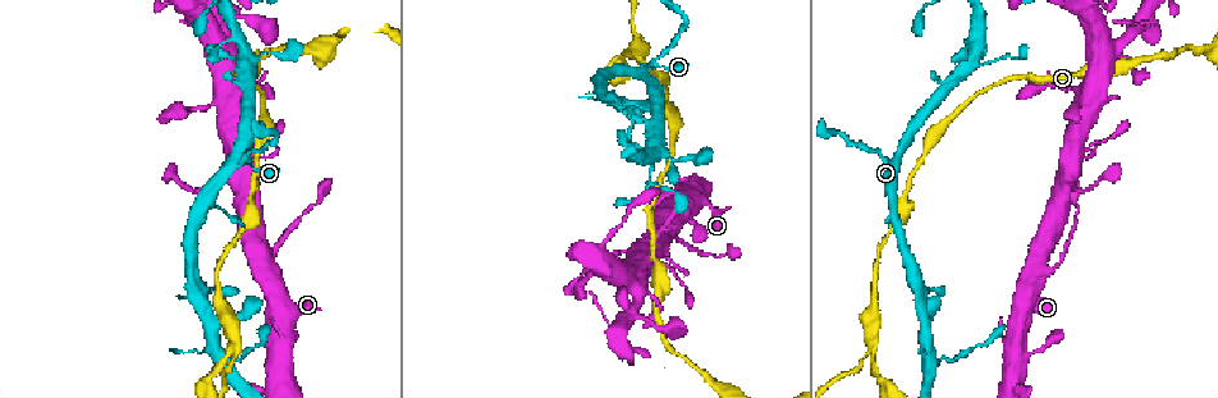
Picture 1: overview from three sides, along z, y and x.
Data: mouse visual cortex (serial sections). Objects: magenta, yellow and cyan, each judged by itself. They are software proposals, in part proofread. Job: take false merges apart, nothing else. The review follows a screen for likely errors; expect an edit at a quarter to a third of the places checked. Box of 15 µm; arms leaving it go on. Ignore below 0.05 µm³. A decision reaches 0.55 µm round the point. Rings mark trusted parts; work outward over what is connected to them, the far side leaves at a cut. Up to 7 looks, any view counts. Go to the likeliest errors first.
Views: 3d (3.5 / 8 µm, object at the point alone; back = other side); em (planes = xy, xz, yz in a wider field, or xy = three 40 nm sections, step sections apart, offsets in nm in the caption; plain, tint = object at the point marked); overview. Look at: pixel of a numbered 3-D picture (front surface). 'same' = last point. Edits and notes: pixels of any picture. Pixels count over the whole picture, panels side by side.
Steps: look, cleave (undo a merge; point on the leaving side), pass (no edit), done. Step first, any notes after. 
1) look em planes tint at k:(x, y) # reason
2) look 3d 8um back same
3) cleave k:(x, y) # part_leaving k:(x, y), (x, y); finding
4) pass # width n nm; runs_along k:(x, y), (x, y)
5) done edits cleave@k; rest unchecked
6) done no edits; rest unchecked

look 3d 3.5um at 1:(250, 155) # three arms meet

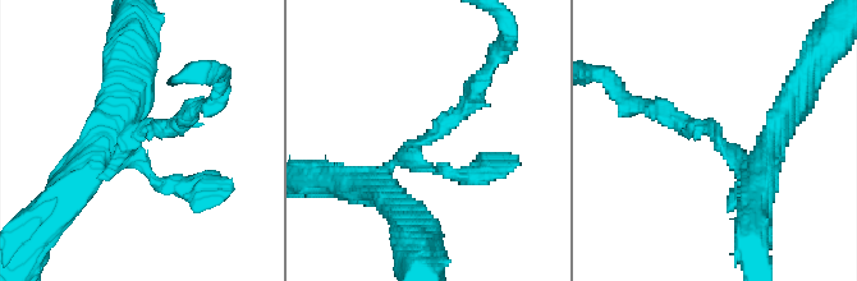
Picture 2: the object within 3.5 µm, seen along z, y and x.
look em xy step 3 tint at 2:(424, 140) # need the tissue

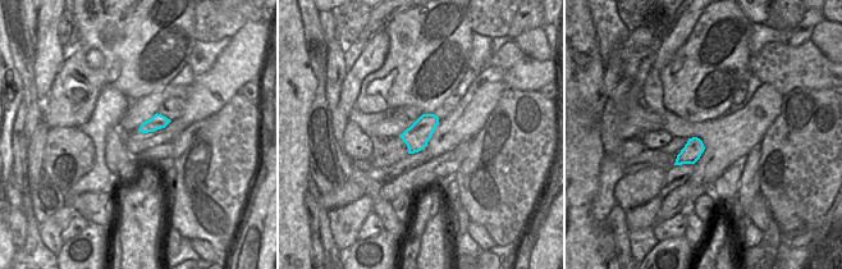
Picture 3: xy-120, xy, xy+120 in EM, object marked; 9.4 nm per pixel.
pass # arms 3; arm_widths 150, 150, 200 nm; runs_along 2:(748, 183), (711, 128), (659, 109); all the same cell

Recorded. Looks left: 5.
look 3d 3.5um at 1:(874, 349) # a fork

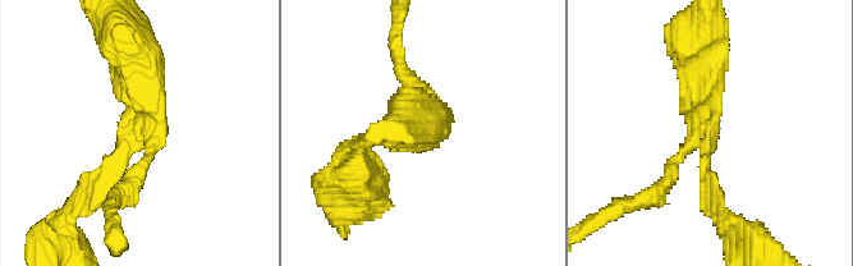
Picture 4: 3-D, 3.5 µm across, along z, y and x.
look em planes tint at 4:(701, 126) # arms 3; arm_widths 150, 200, 600 nm; shape alone is not enough

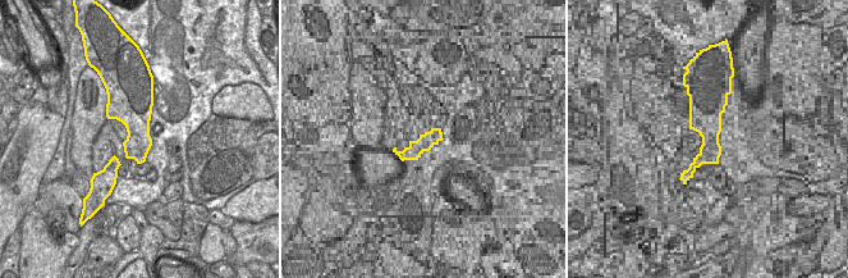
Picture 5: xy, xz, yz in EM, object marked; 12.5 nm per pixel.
look em xy step 3 tint same # another direction

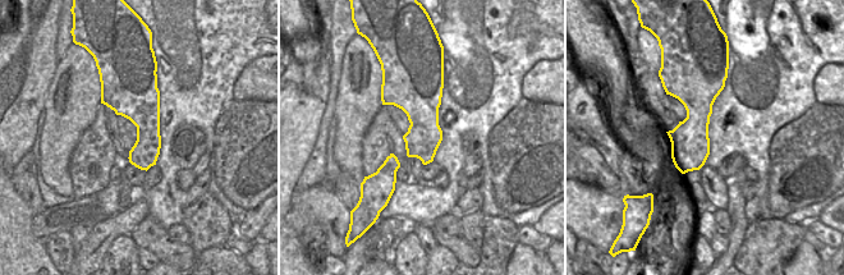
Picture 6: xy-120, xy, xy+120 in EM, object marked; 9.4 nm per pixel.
pass # width 340 nm; runs_along 4:(131, 49), (151, 123), (96, 193); one cell here

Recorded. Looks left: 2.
look 3d 3.5um back at 1:(1048, 270) # sharp bend

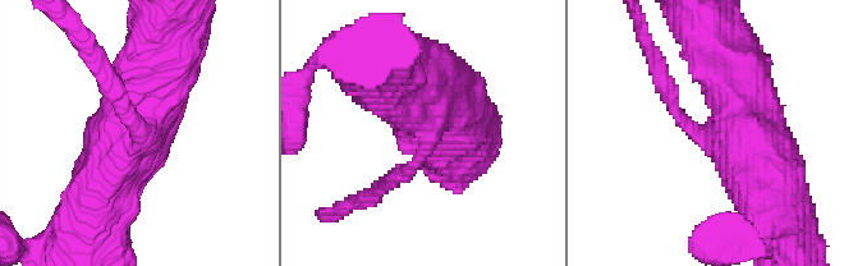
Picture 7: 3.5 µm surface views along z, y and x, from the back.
look em planes tint at 7:(716, 131) # need the tissue

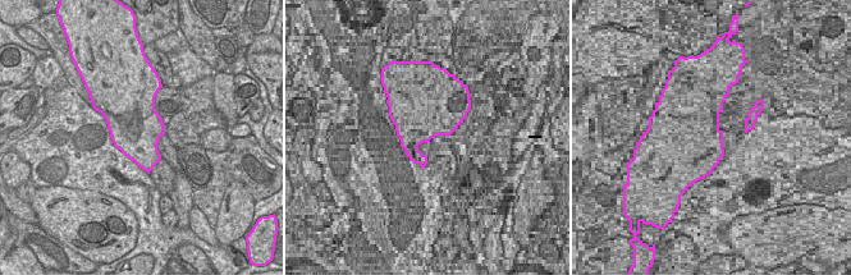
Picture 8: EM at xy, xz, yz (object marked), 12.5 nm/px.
pass # all the same cell

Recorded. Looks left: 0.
done no edits; rest unchecked

